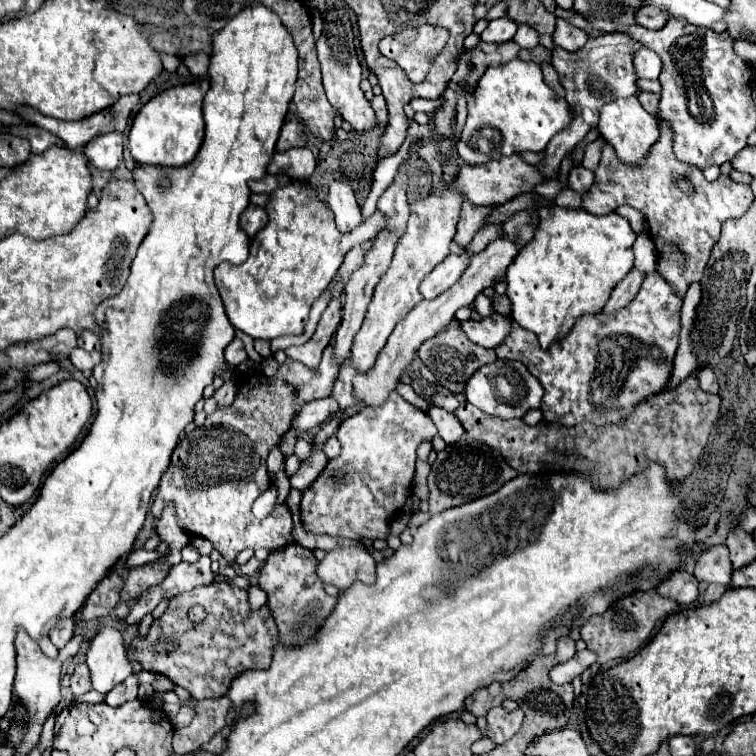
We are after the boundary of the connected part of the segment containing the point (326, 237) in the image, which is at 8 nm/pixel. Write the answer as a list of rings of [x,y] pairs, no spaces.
[[[291,182],[271,194],[265,206],[269,222],[251,242],[251,254],[243,264],[223,262],[215,268],[215,284],[223,298],[231,324],[251,338],[273,340],[289,334],[303,334],[313,302],[327,288],[345,254],[361,242],[371,240],[381,228],[377,212],[355,230],[343,234],[333,224],[333,214],[317,194]]]

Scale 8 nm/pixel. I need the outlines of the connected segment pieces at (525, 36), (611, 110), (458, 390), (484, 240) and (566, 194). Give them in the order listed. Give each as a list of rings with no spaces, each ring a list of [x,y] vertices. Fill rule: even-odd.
[[[519,24],[513,42],[519,44],[521,48],[535,48],[535,46],[539,44],[539,34],[537,34],[531,26],[527,26],[527,24]]]
[[[629,96],[629,98],[615,98],[601,108],[599,132],[617,150],[619,160],[627,164],[639,164],[643,156],[649,152],[651,144],[655,144],[655,140],[659,138],[659,124],[657,124],[657,118],[651,116],[641,106],[637,96]]]
[[[453,324],[447,326],[437,336],[429,338],[427,342],[423,342],[423,346],[419,348],[417,354],[419,354],[421,362],[435,374],[439,384],[449,388],[455,394],[463,394],[465,392],[467,380],[473,376],[473,372],[477,372],[481,366],[491,364],[491,362],[497,360],[495,350],[485,350],[485,348],[473,344],[457,324],[455,326]]]
[[[493,222],[493,224],[485,224],[477,234],[475,234],[475,238],[471,240],[471,244],[469,244],[469,248],[473,248],[473,252],[477,254],[477,252],[481,252],[489,242],[493,242],[499,234],[501,234],[501,224],[503,222]]]
[[[563,188],[557,196],[555,196],[555,204],[561,208],[573,208],[579,210],[581,208],[581,194],[577,194],[571,188]]]

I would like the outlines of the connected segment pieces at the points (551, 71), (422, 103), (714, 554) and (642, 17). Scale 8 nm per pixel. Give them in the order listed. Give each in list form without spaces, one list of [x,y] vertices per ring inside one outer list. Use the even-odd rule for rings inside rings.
[[[543,64],[543,74],[545,74],[545,80],[557,90],[557,94],[563,96],[563,88],[561,88],[561,84],[559,84],[559,76],[557,76],[555,68],[553,68],[551,64]]]
[[[439,97],[435,100],[428,100],[423,98],[414,98],[409,105],[413,109],[415,113],[417,112],[433,112],[433,110],[436,110],[437,108],[440,108],[440,106],[443,103],[443,98]]]
[[[713,546],[709,548],[707,552],[703,552],[695,564],[695,578],[705,582],[705,584],[711,584],[711,582],[717,582],[717,584],[723,584],[723,586],[729,586],[731,584],[731,560],[729,560],[729,550],[727,546]]]
[[[643,6],[635,12],[635,22],[645,26],[647,30],[661,30],[667,20],[669,20],[669,16],[661,16],[661,12],[657,12],[657,8]]]

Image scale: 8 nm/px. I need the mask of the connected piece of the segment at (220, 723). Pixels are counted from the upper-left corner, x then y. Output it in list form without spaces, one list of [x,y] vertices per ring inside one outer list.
[[[227,696],[215,700],[193,700],[193,706],[195,706],[193,722],[185,728],[175,730],[173,750],[177,754],[199,750],[227,726],[227,712],[231,706]]]

